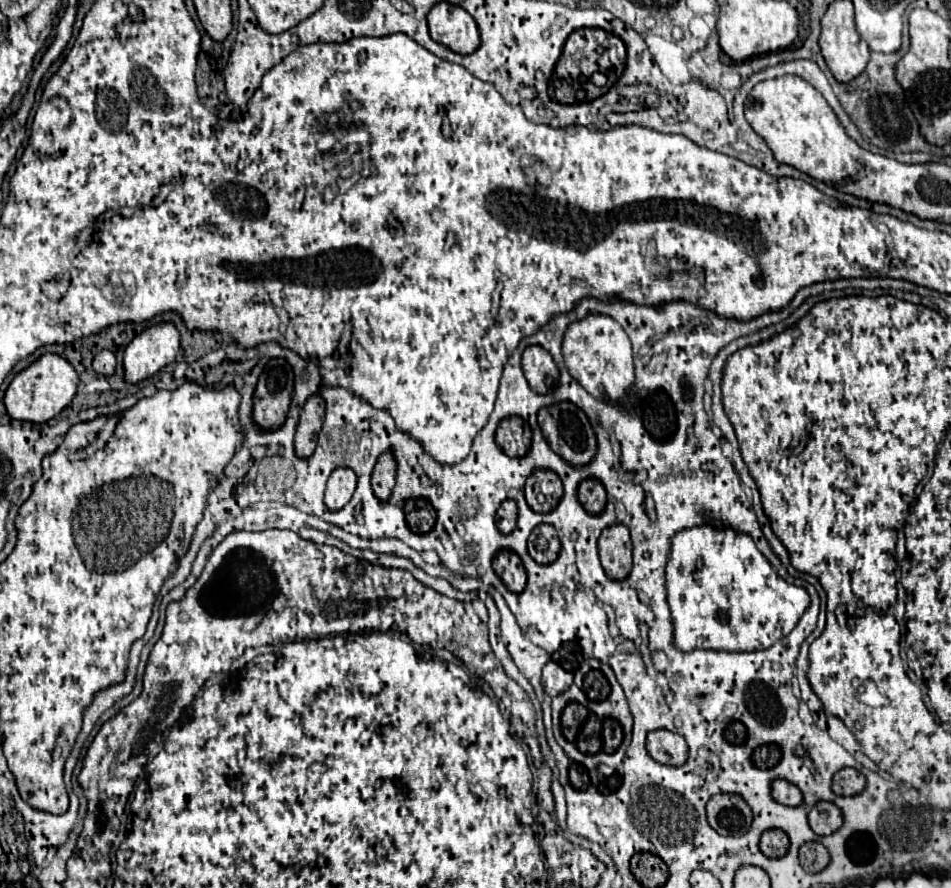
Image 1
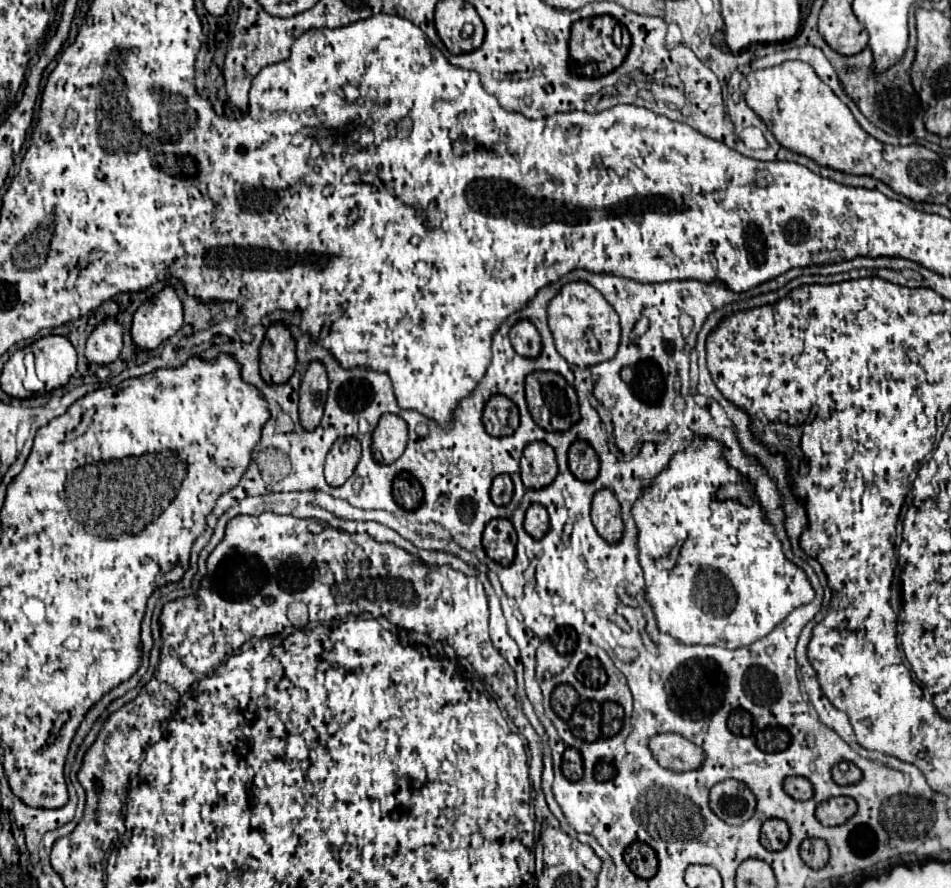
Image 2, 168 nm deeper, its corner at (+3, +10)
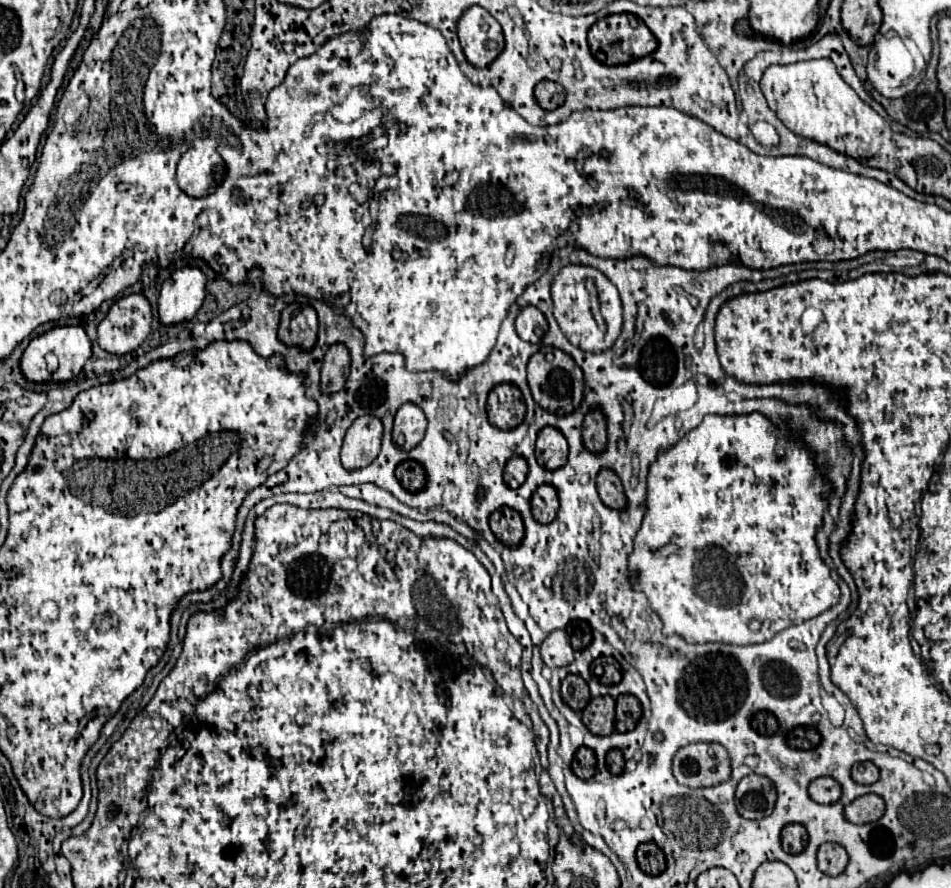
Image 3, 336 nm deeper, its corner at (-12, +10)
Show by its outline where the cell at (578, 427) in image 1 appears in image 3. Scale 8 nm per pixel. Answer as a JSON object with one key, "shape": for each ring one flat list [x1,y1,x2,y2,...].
{"shape":[[541,345,539,351,529,359,527,365,527,381,533,393,533,399,547,411,565,415,571,413,575,407,579,407,581,399,583,399,583,371,581,367,571,359,571,355,567,355,565,351,557,349,557,347,549,347,549,345]]}

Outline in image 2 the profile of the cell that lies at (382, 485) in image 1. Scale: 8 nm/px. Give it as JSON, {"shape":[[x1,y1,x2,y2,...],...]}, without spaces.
{"shape":[[382,415,380,423,372,435,372,455,378,463,390,465,394,463,406,449,408,431,406,423,398,415]]}

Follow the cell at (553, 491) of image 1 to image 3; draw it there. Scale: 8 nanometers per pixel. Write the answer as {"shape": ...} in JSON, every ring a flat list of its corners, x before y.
{"shape":[[543,427,537,435,537,461,541,467,559,469,567,463,567,441,563,433,555,427]]}

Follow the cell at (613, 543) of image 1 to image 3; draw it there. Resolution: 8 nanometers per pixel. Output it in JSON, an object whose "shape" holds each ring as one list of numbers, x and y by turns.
{"shape":[[601,469,597,473,597,491,599,491,603,503,607,503,607,507,623,509,627,505,623,485,621,485,619,477,611,469]]}

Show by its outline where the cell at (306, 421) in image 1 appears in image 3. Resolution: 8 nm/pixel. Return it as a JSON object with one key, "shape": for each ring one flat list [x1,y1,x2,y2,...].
{"shape":[[343,343,331,345,325,353,323,367,321,367,323,393,335,393,335,391,343,389,345,379,349,375,349,367,351,367,349,349]]}

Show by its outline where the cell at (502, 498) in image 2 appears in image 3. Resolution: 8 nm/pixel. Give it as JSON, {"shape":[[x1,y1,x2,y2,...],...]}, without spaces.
{"shape":[[523,457,509,459,503,469,503,477,509,487,519,487,527,477,527,461]]}

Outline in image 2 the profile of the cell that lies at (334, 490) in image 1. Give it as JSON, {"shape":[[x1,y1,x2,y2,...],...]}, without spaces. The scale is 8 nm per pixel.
{"shape":[[338,439,326,457,324,465,326,483,330,487,344,485,352,477,358,459,360,459,360,443,356,439]]}

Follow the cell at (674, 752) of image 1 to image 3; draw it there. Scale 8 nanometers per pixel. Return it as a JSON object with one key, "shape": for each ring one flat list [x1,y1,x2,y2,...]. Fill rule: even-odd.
{"shape":[[693,743,681,747,673,757,673,775,679,785,693,789,713,787,731,779,731,761,723,747,711,745,715,757,709,757,709,743],[713,767,717,771,713,771]]}

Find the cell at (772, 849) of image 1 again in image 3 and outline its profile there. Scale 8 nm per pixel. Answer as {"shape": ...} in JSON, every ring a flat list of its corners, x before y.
{"shape":[[797,823,787,825,781,833,781,839,783,839,783,849,787,853,801,853,807,847,807,831,803,825]]}

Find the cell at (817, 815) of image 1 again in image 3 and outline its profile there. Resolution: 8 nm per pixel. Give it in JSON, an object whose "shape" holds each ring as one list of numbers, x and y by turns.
{"shape":[[869,793,869,795,863,795,859,799,855,799,847,809,845,809,845,817,851,821,851,823,873,823,877,819,881,819,885,813,885,801,883,797,875,795,875,793]]}

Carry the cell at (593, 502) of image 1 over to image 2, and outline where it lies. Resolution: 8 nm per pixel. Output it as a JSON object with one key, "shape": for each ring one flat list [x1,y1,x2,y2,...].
{"shape":[[576,441,570,447,568,453,568,463,570,463,570,471,578,481,594,481,598,477,600,471,600,463,598,463,598,455,596,451,592,451,592,447,584,441]]}

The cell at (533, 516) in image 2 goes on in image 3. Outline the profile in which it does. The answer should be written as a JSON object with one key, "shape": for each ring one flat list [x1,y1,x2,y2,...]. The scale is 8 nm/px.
{"shape":[[539,485,531,495,531,513,539,523,551,523,559,511,559,499,553,485]]}

